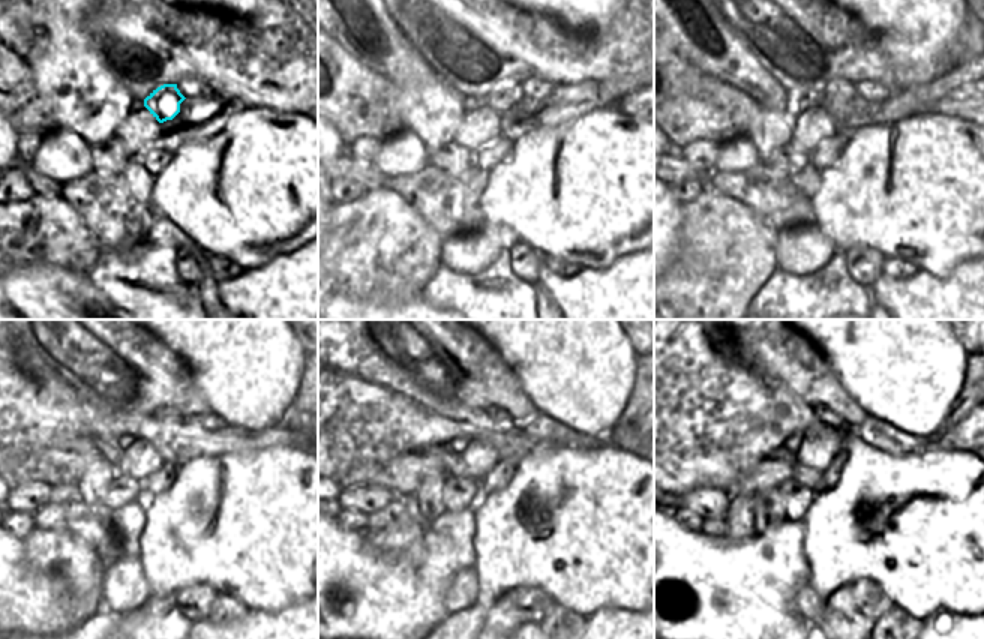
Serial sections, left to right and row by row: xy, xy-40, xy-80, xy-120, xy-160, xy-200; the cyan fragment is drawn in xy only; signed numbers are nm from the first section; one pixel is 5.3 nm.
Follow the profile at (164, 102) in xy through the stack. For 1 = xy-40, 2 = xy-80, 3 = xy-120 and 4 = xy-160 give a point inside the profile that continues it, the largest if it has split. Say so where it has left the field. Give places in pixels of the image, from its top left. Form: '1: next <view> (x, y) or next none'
1: next xy-40 (506, 93)
2: next xy-80 (839, 89)
3: next xy-120 (167, 416)
4: next xy-160 (495, 414)

